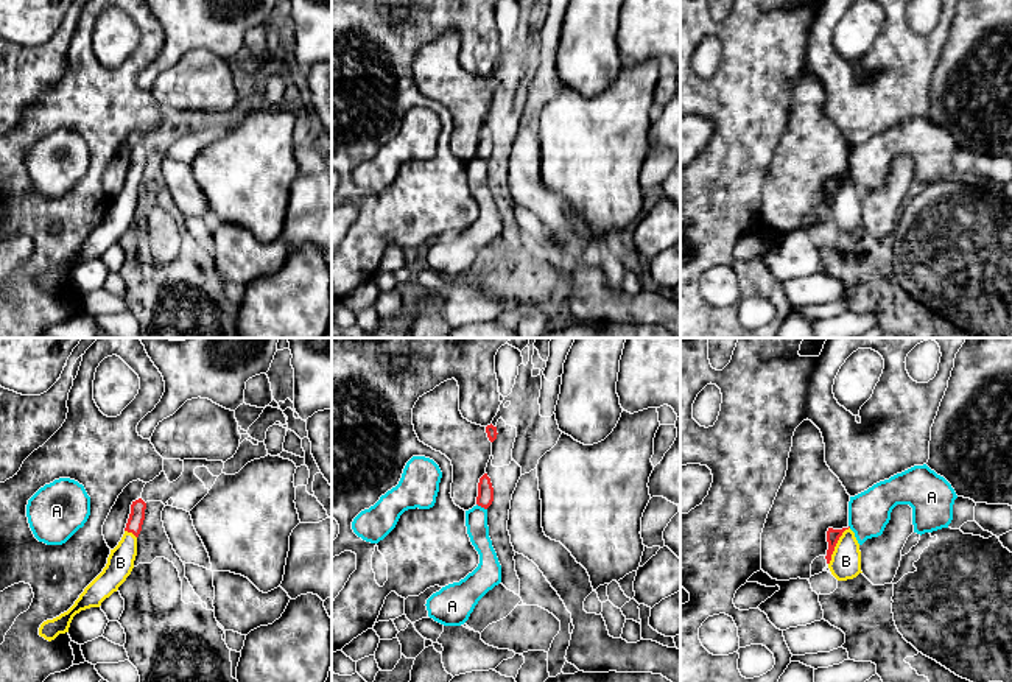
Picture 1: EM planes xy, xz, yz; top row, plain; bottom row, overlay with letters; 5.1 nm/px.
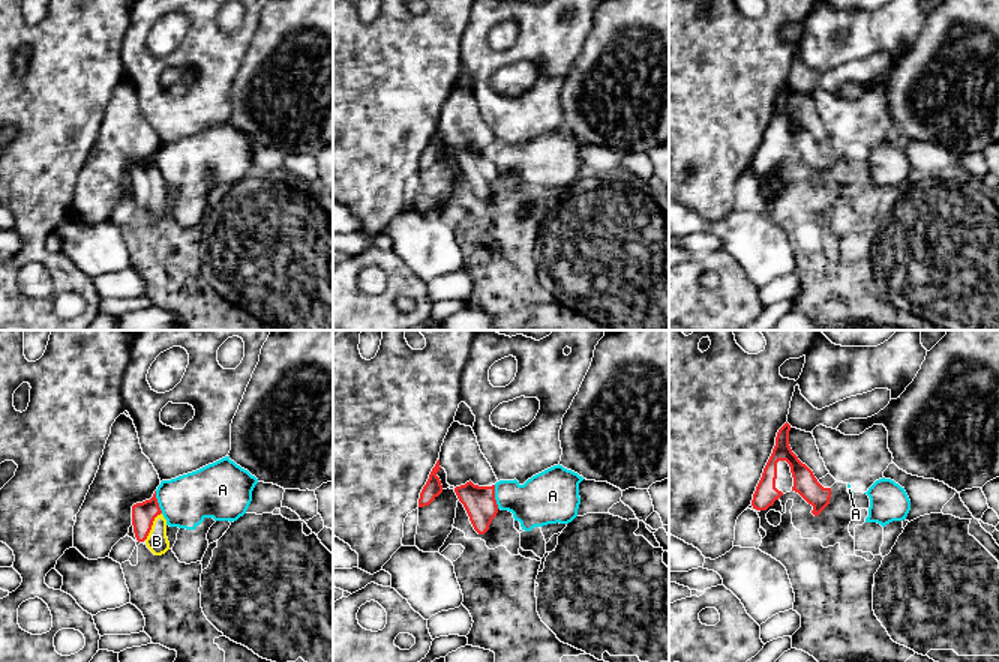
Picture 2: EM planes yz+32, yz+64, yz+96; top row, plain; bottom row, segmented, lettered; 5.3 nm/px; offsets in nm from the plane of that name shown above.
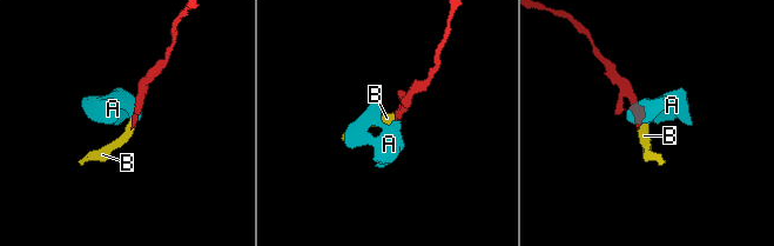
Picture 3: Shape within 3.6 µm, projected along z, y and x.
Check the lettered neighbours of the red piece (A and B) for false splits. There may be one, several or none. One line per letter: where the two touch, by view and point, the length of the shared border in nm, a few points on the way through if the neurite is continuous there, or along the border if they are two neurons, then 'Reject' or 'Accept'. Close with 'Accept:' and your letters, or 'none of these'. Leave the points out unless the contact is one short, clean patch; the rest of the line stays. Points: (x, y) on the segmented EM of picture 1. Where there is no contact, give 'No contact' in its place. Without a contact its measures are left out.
A: Touches red at xz (481, 506). Shared border 70 nm. Boundary: xz (477, 503), (486, 509). Reject
B: Touches red at yz (835, 545). Shared border 220 nm. Path across: yz (833, 536), (835, 545), (846, 561). Accept
Accept: B

